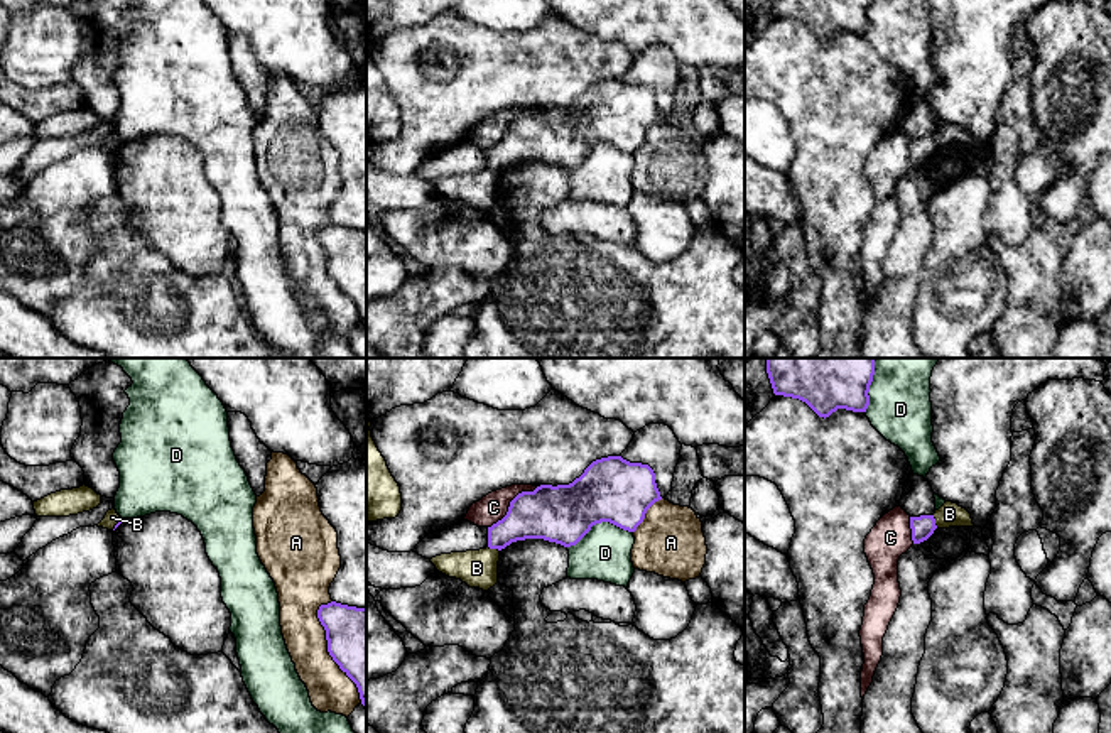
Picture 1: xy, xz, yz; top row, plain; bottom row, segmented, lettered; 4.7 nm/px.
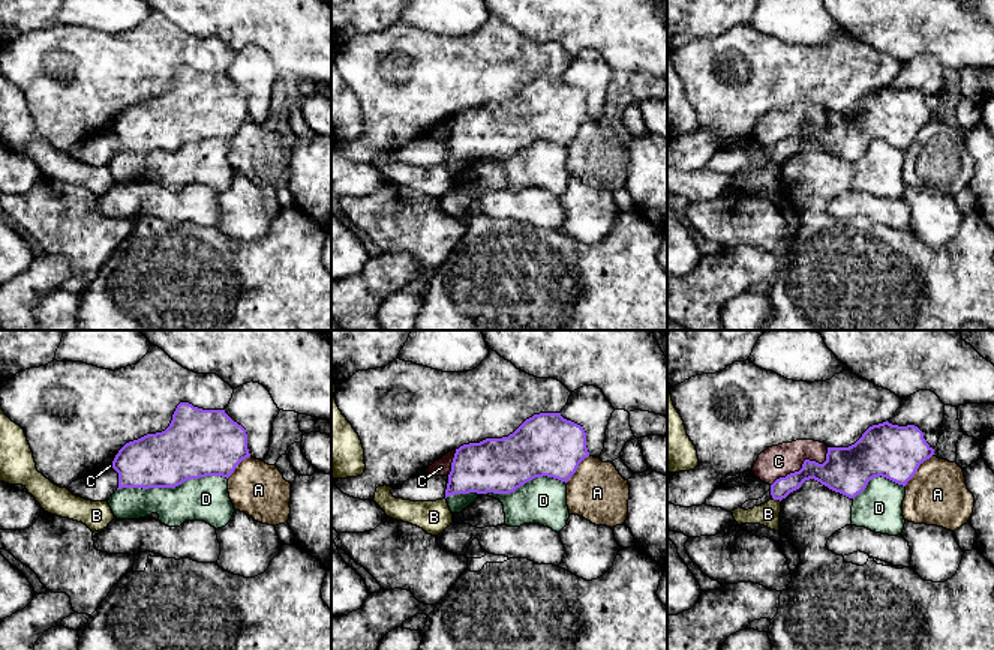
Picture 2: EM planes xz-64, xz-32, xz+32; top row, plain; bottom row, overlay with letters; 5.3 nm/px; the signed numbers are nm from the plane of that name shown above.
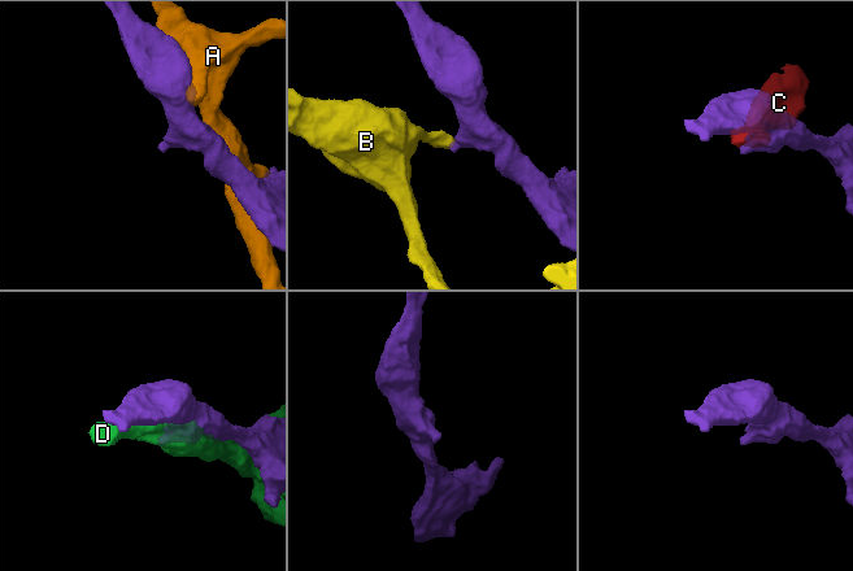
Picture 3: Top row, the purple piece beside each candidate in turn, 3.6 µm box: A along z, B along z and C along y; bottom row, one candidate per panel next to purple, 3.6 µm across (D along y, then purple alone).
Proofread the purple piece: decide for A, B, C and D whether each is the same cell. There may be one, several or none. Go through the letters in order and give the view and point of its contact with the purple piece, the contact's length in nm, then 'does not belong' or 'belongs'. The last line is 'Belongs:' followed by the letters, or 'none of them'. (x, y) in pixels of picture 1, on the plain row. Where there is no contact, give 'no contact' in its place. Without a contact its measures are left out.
A: contact xy (328, 272); length 500 nm; does not belong
B: contact yz (934, 144); length 70 nm; does not belong
C: contact xz (510, 125); length 300 nm; does not belong
D: contact xz (600, 144); length 320 nm; does not belong
Belongs: none of them

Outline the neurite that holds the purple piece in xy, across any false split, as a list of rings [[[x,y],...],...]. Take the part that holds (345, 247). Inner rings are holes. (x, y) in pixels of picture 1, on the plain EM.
[[[331,223],[319,228],[317,240],[326,252],[329,277],[356,306],[366,331],[366,230]]]

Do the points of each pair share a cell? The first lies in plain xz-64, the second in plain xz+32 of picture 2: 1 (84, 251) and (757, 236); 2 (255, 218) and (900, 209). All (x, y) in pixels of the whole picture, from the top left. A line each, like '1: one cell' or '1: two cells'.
1: one cell
2: two cells

